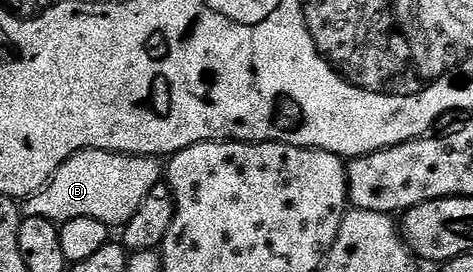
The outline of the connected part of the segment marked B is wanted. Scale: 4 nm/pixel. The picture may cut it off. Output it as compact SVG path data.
M85 149L67 158L39 192L20 202L21 215L54 223L86 217L99 219L99 223L110 227L124 227L131 215L139 211L139 203L143 203L151 187L162 184L161 165L162 162L156 157Z

